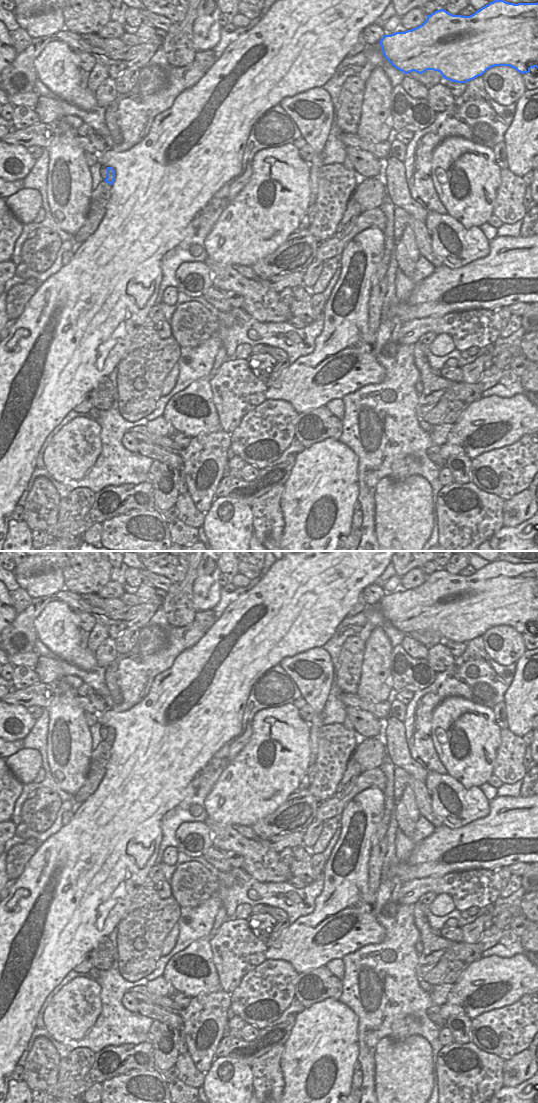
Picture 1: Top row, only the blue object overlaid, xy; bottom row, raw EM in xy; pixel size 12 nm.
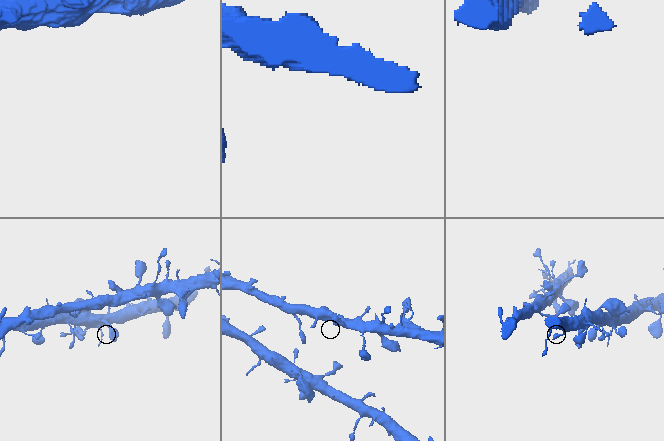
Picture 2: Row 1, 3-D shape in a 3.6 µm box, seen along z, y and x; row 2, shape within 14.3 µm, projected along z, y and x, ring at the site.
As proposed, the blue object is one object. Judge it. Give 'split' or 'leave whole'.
leave whole

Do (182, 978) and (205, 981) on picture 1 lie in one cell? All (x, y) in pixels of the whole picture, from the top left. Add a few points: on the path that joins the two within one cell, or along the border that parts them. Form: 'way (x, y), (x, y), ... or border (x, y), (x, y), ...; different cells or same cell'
way (188, 978), (199, 978); same cell

